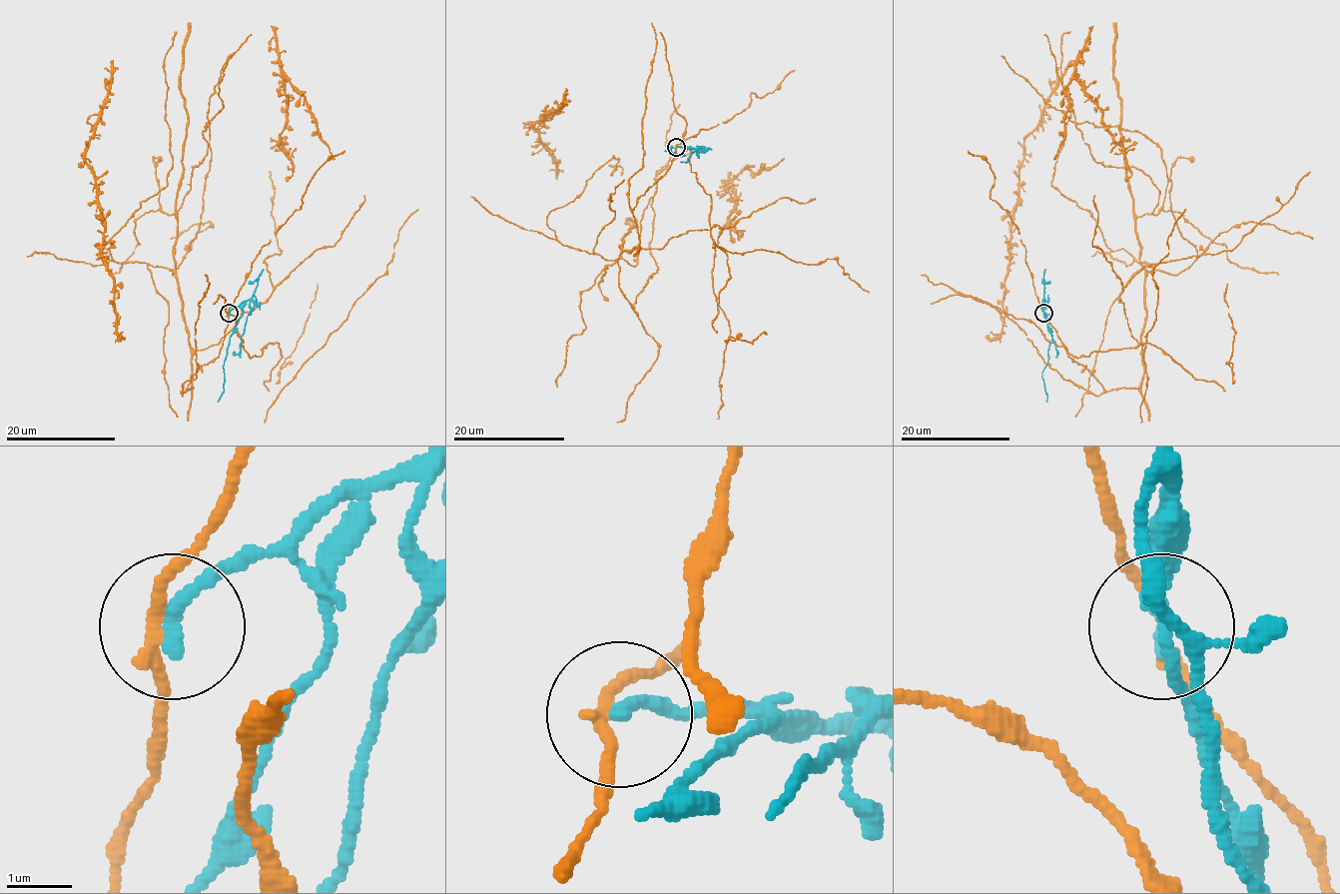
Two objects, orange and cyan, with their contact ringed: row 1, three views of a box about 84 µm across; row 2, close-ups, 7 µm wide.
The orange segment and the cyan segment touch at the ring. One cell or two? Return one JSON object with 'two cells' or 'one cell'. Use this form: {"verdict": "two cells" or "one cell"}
{"verdict": "two cells"}

